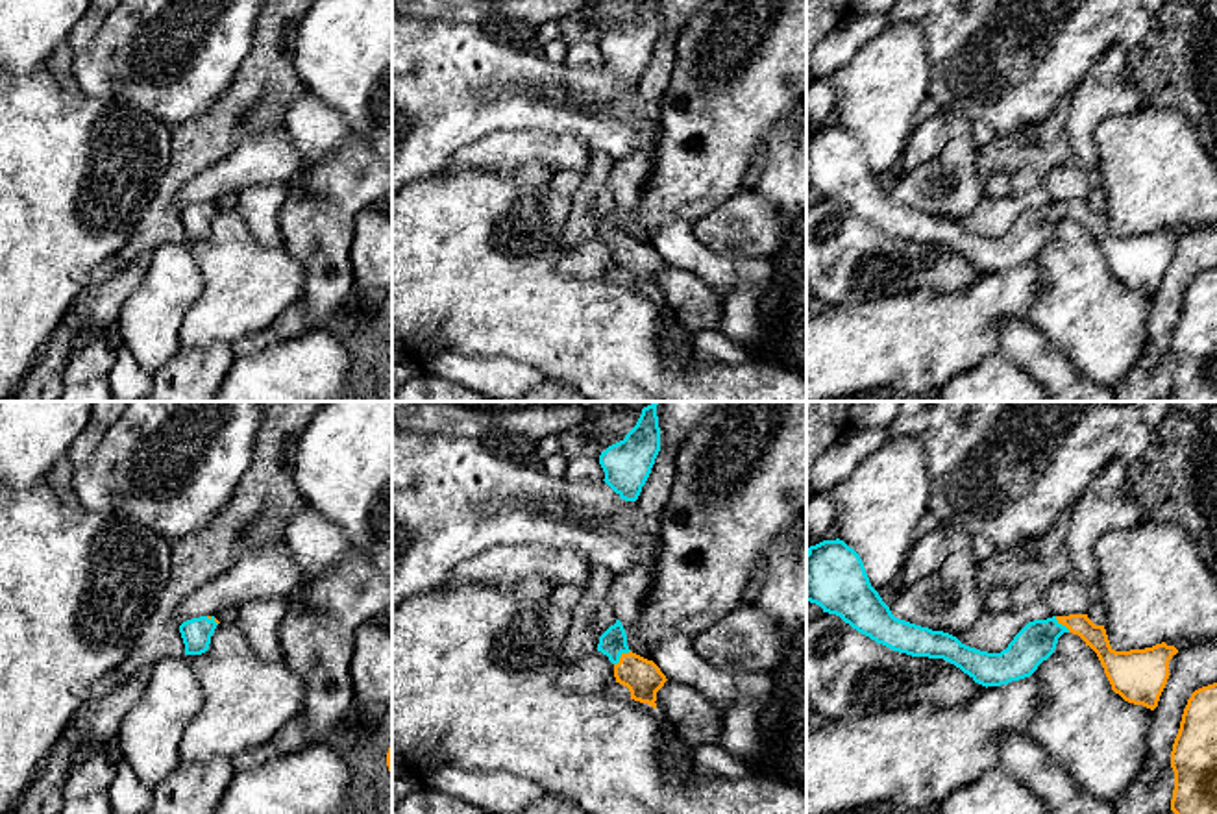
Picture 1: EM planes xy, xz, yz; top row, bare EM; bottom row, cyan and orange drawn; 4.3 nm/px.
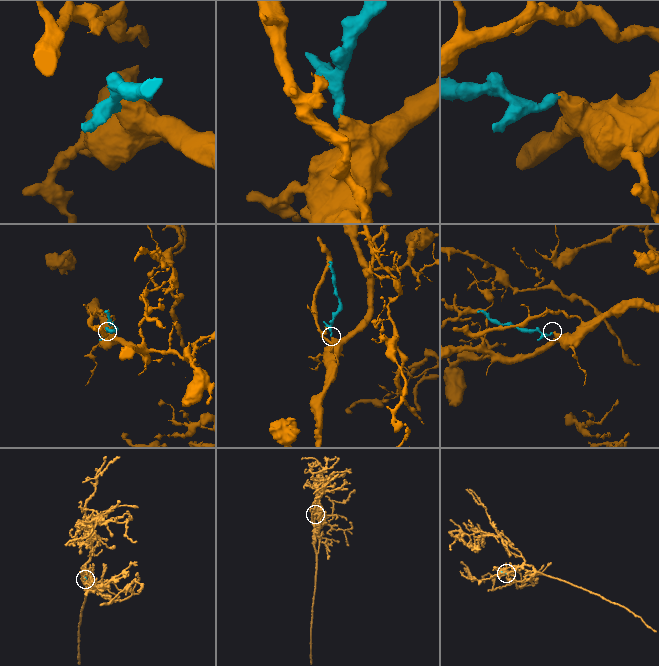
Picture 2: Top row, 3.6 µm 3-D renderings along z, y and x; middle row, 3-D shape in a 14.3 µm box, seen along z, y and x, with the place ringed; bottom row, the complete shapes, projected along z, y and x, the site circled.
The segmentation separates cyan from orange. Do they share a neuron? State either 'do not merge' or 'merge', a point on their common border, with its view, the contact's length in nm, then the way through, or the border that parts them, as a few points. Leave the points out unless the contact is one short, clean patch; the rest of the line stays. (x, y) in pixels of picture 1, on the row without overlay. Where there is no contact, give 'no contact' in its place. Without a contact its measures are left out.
merge; meets cyan in xz at (620, 241); contact 100 nm long; runs through xz (613, 228), (620, 241), (642, 263)

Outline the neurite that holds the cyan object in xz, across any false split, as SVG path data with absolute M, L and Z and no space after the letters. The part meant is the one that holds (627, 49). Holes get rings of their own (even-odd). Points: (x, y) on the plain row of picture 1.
M640 0L623 26L599 41L605 68L625 87L636 87L660 37L657 0Z

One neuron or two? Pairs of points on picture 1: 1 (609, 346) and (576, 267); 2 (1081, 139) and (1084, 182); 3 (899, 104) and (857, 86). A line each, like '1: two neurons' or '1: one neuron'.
1: two neurons
2: two neurons
3: one neuron

